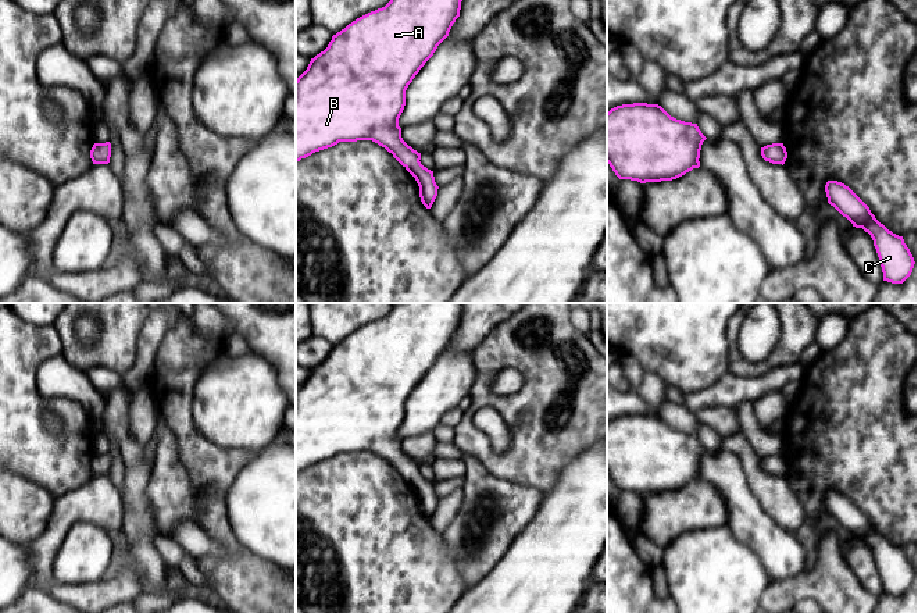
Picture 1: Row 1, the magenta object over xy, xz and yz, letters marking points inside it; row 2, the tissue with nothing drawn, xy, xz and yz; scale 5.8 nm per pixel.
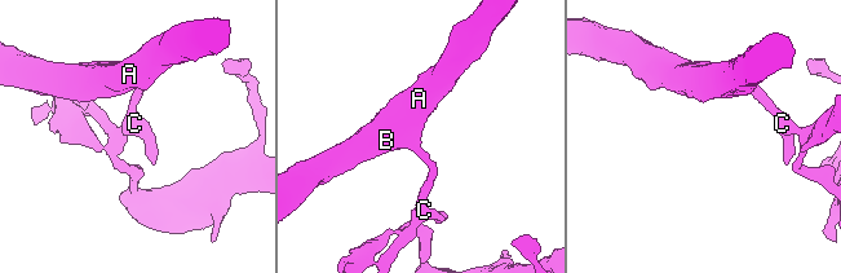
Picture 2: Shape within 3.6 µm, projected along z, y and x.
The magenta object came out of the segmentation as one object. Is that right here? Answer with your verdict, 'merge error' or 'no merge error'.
merge error

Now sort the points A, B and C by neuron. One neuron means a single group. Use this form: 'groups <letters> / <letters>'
groups A B / C

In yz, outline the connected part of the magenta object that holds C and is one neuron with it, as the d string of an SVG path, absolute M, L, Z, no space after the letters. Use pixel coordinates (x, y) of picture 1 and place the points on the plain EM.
M828 492L825 496L828 514L833 517L853 538L862 539L874 552L883 592L903 595L912 584L914 569L899 548L881 535L869 518L844 495Z

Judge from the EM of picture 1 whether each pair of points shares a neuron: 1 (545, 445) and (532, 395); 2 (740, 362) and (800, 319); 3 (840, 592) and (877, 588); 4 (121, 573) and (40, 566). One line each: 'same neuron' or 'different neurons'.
1: same neuron
2: same neuron
3: different neurons
4: different neurons

